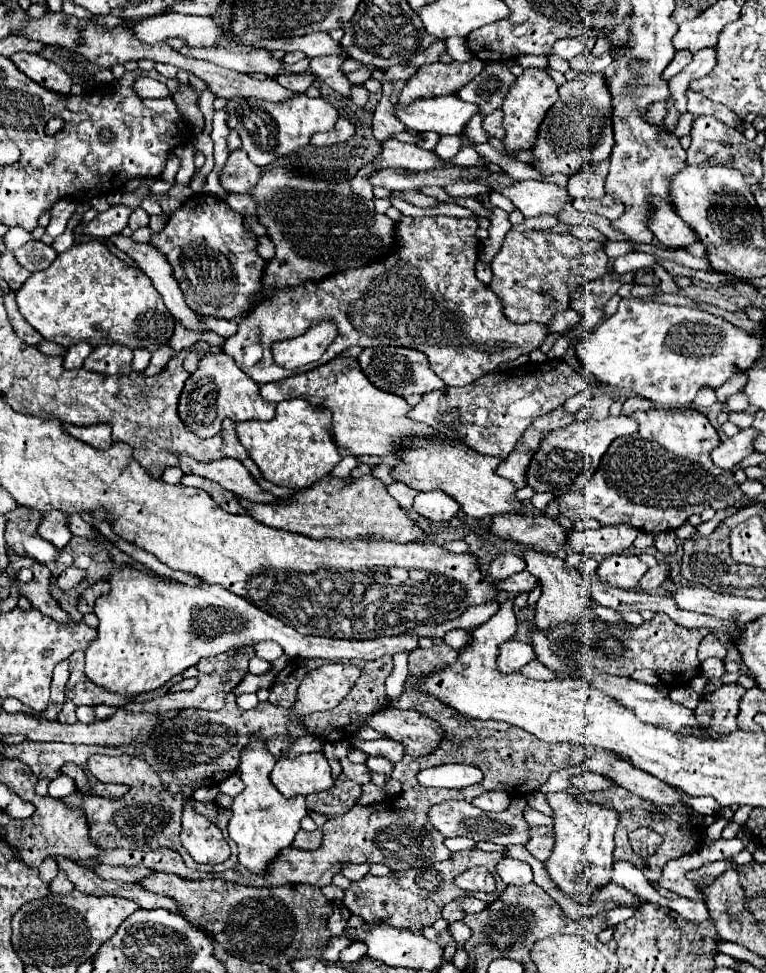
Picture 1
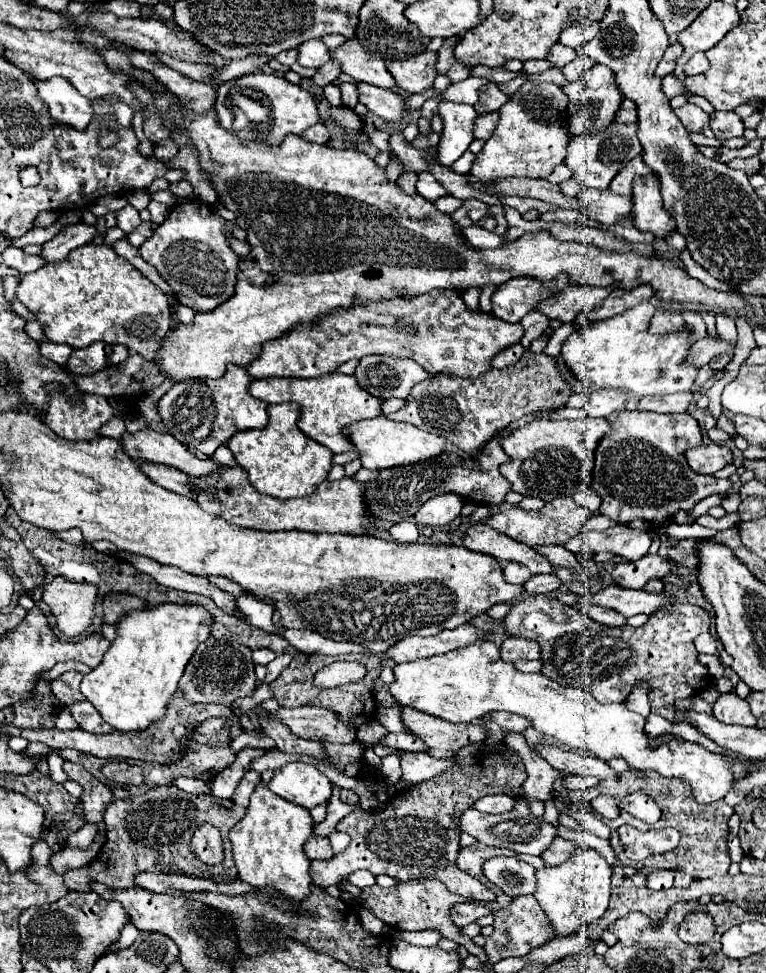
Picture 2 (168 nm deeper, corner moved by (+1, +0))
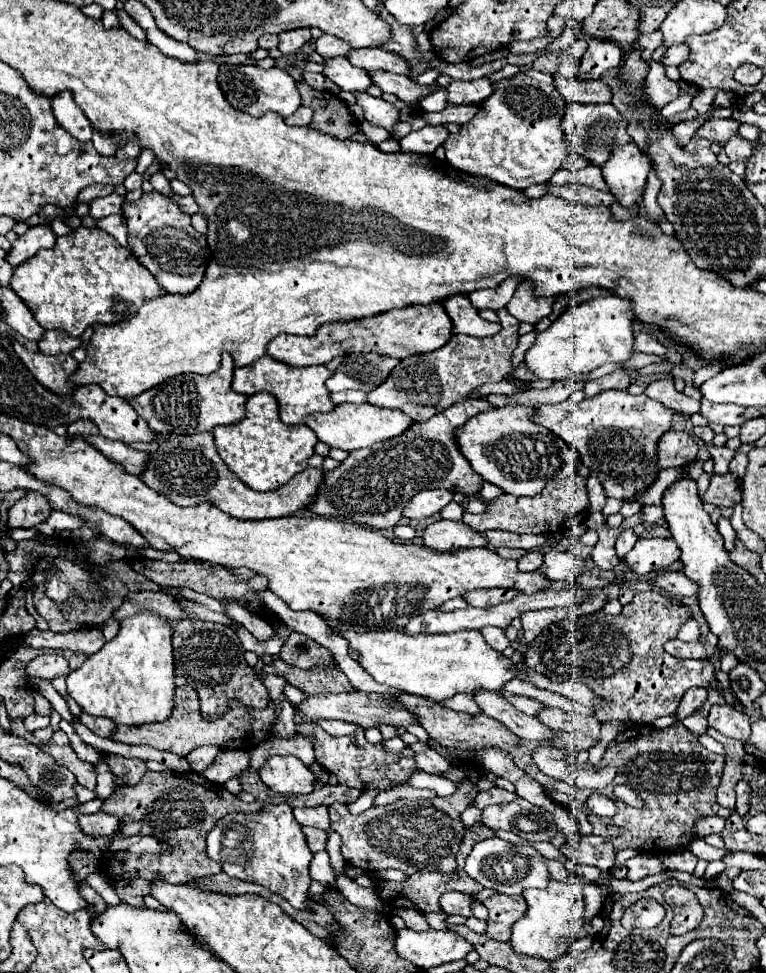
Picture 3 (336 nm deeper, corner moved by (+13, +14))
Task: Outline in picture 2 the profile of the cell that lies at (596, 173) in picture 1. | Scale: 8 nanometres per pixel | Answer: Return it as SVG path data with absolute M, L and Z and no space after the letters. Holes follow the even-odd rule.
M610 123L610 127L606 127L596 135L578 135L576 139L572 139L568 145L568 157L564 163L572 169L574 179L584 183L584 187L606 189L612 183L612 179L622 171L622 167L640 153L642 153L642 147L640 147L640 141L636 139L636 125Z

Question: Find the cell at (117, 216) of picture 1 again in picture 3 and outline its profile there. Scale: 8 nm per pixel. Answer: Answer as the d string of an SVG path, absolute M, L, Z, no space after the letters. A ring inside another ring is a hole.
M50 225L28 227L28 231L12 243L12 251L6 255L6 261L16 267L22 261L30 259L34 253L38 253L40 249L52 249L54 243L56 243L56 235Z

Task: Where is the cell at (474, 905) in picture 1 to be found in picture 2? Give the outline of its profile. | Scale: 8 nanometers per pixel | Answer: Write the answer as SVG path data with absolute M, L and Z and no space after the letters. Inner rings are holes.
M456 903L452 909L450 909L450 917L452 921L458 925L458 927L466 927L470 923L474 923L476 919L488 915L490 909L480 905L480 903Z

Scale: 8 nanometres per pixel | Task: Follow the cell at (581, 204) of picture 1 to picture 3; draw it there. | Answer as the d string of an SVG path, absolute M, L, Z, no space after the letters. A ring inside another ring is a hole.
M588 165L586 169L576 171L576 173L572 175L572 179L574 179L576 183L588 185L588 187L594 187L594 189L600 189L600 191L608 191L608 185L606 185L606 181L604 181L604 177L602 177L602 173L600 173L600 167Z

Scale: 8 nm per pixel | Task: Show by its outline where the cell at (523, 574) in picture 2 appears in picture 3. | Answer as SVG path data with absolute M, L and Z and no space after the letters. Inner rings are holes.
M528 551L524 557L518 559L520 571L536 571L542 565L542 555L538 551Z

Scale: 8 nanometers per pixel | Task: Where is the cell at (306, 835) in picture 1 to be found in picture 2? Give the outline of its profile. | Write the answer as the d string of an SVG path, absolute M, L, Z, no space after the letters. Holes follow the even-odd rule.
M312 835L308 839L308 843L304 845L304 851L308 855L308 859L332 859L334 853L332 853L332 847L330 847L330 841L326 837L316 837Z

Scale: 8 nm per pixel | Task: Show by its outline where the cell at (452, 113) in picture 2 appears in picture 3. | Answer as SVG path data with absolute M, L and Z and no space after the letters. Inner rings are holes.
M426 125L420 131L408 133L402 141L402 153L434 153L440 145L444 145L450 131L444 125Z

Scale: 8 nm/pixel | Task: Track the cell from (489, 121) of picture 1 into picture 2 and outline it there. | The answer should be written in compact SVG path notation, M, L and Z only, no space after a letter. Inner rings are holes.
M488 113L488 115L480 115L474 123L474 139L490 139L494 129L496 129L496 123L498 123L498 113Z

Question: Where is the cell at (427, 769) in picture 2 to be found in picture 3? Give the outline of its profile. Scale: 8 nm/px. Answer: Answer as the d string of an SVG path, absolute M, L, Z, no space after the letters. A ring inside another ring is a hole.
M432 749L414 753L414 761L418 769L424 769L428 773L438 773L438 775L442 775L450 767L450 761Z

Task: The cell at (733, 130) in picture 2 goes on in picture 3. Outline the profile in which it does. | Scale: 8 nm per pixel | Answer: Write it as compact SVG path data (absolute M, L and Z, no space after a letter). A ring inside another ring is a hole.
M710 117L700 129L698 129L698 135L708 139L708 141L720 141L720 143L726 143L732 135L736 135L738 131L738 121L734 121L732 117L730 119L720 119L720 117Z

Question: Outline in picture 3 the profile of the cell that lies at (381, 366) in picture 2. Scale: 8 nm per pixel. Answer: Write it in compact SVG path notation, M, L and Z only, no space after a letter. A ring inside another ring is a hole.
M352 353L344 357L344 361L334 371L334 375L326 381L326 387L332 393L346 389L372 391L388 379L390 371L398 363L400 359L384 357L378 353L358 353L358 355Z

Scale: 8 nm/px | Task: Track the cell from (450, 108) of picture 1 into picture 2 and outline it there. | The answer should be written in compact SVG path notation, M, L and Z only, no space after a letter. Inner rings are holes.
M356 83L356 87L360 91L358 101L364 103L372 115L378 115L386 121L390 121L390 119L402 121L402 117L406 115L406 109L404 109L406 99L400 97L398 93L384 91L384 89L368 85L368 83Z

